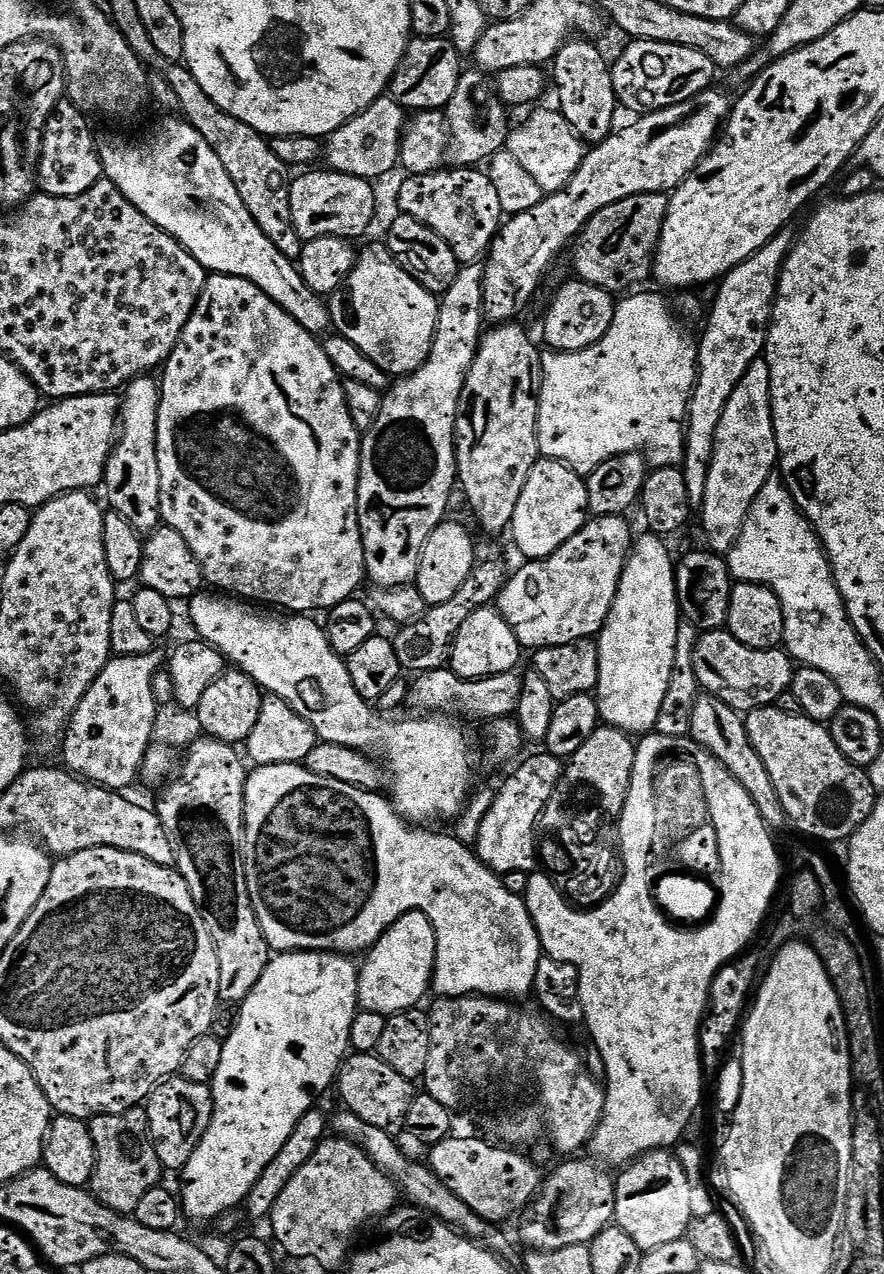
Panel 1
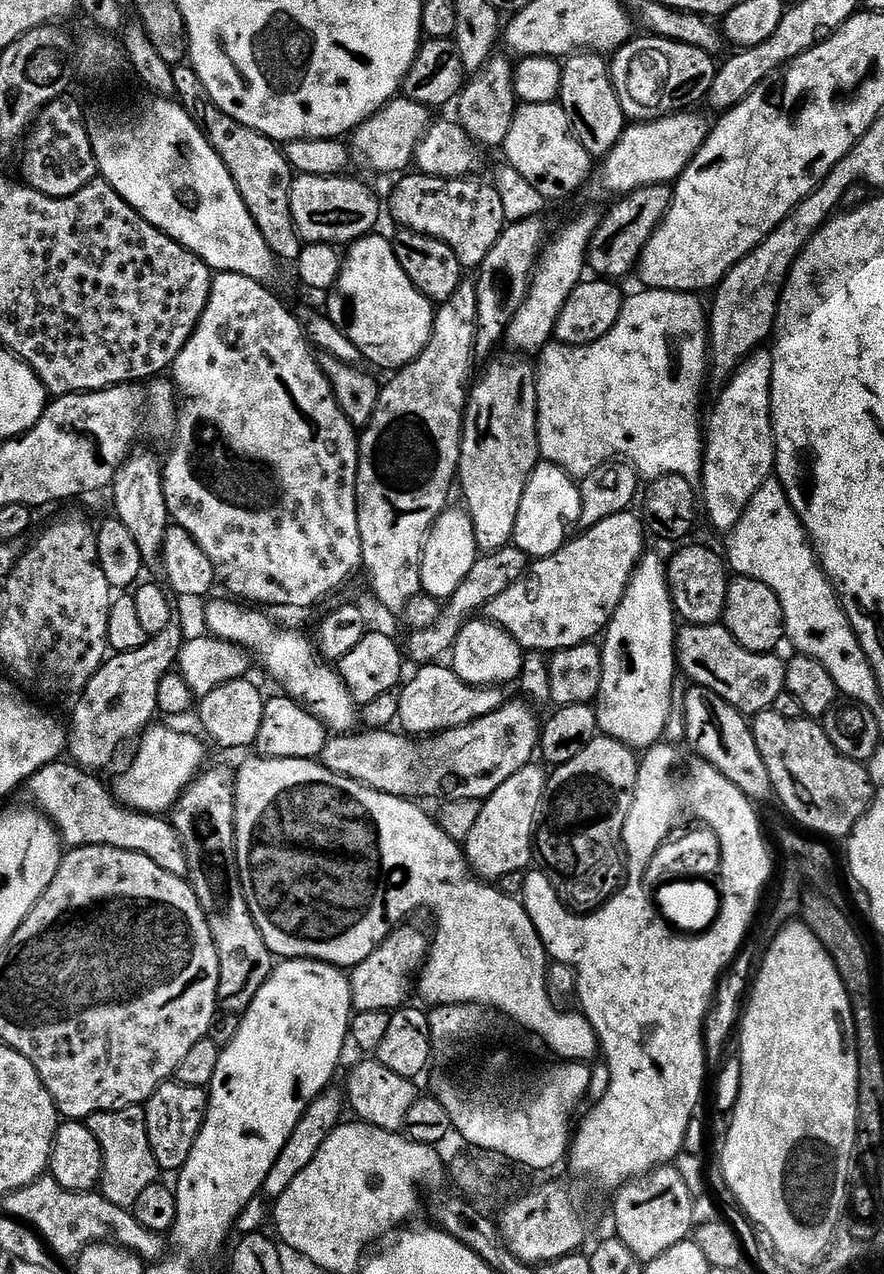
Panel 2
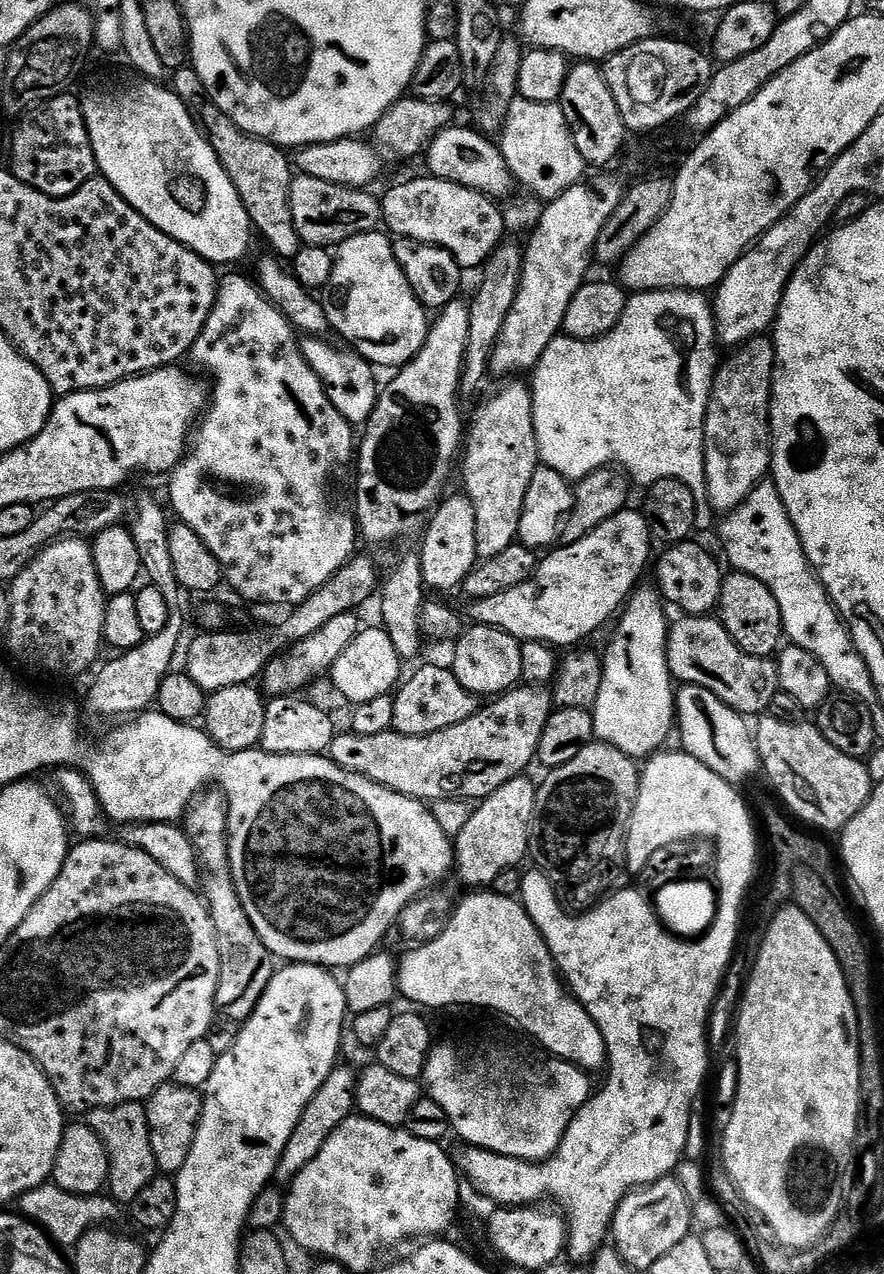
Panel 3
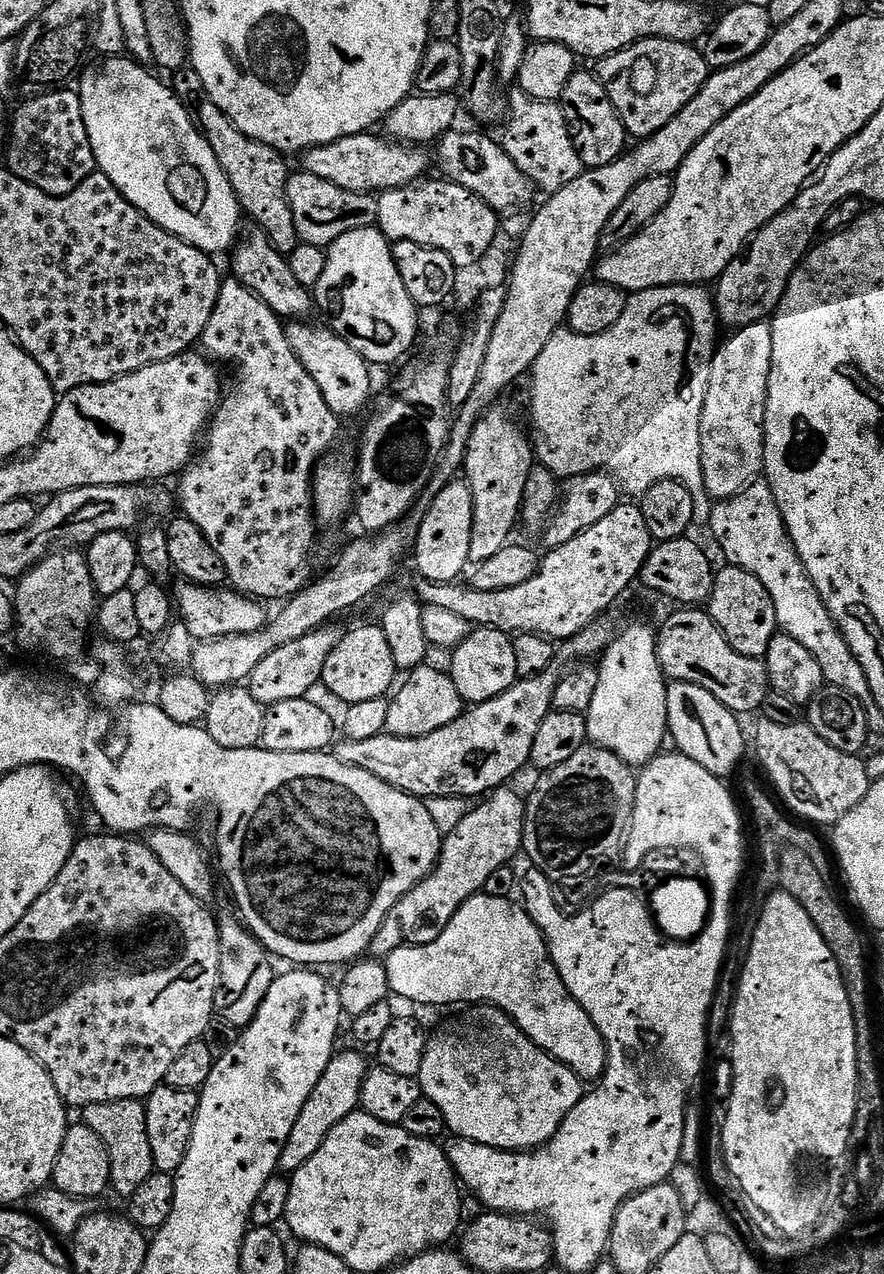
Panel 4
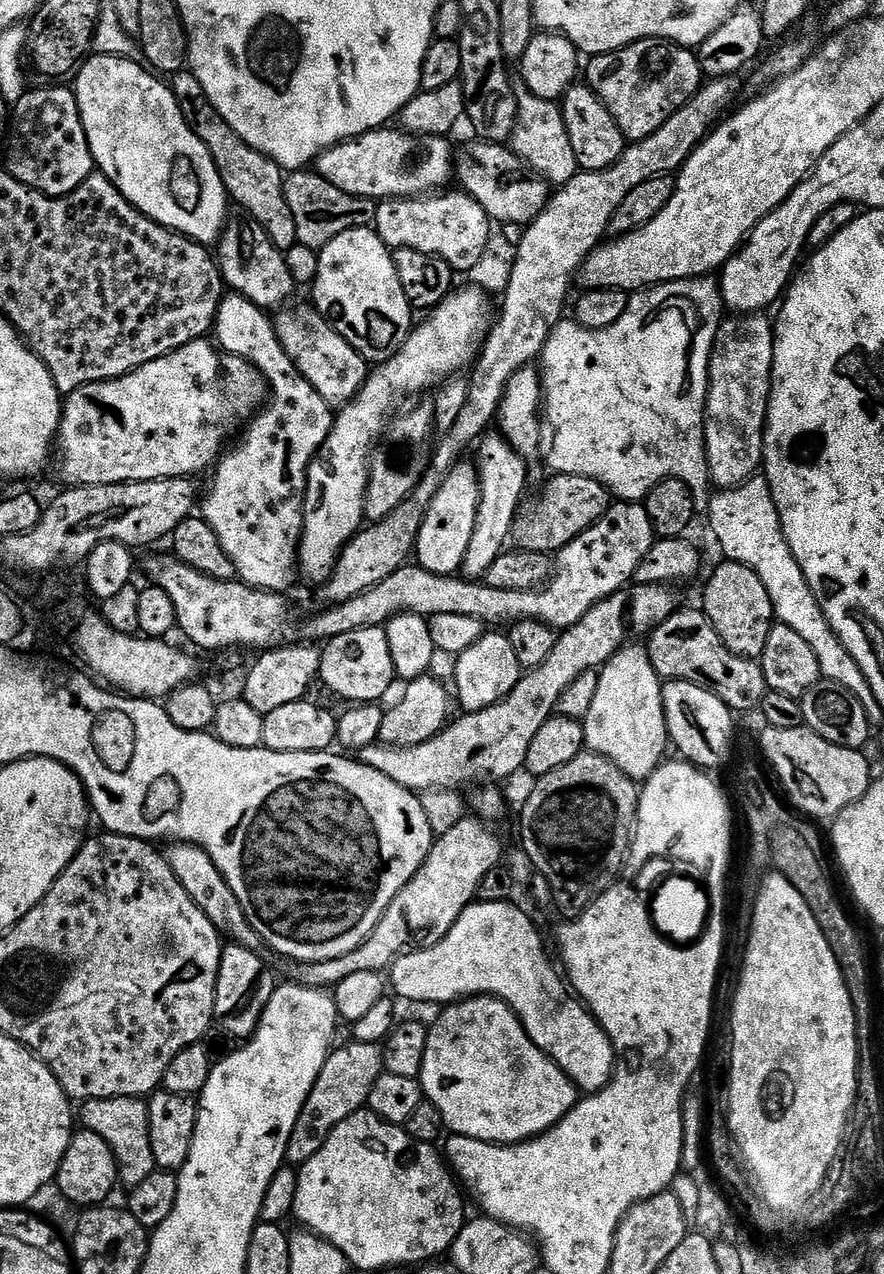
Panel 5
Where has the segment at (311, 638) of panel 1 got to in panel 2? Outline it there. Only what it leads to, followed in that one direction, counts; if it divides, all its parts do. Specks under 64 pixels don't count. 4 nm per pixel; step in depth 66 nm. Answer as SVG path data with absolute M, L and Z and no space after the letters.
M232 598L223 599L207 601L209 604L204 608L207 631L219 640L240 645L255 659L257 656L261 666L274 679L284 683L283 691L286 695L298 701L310 714L314 714L314 718L322 721L325 728L336 734L351 733L357 727L355 724L358 724L358 705L344 685L339 671L322 659L317 645L313 641L311 644L300 632L279 632L272 628L271 618L263 616L259 607Z

